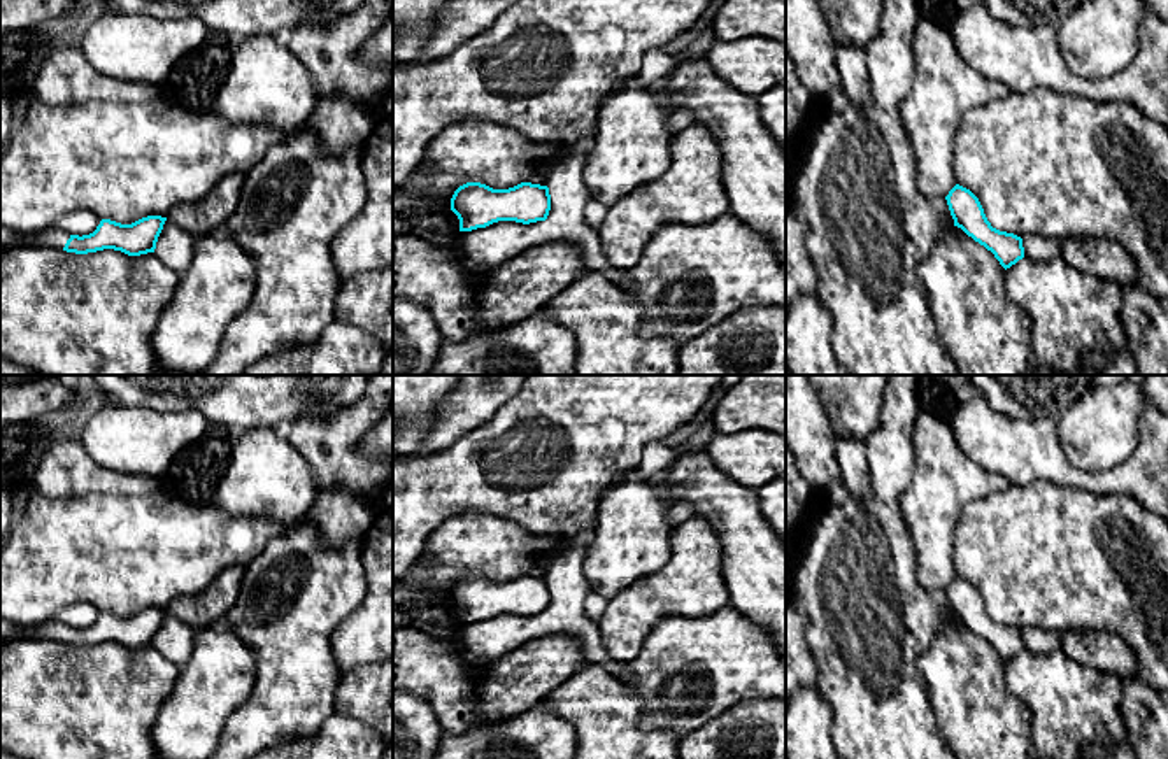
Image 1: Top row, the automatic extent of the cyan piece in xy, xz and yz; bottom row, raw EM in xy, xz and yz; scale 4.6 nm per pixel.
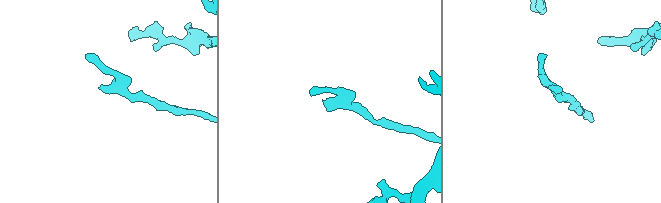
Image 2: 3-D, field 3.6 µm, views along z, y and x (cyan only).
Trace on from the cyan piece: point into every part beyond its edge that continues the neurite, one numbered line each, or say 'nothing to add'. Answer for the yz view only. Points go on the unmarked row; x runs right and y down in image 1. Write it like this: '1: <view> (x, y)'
nothing to add

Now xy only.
1: xy (51, 630)

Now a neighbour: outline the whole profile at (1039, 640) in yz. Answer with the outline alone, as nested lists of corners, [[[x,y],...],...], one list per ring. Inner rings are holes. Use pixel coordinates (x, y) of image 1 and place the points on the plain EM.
[[[1022,628],[1024,649],[1035,654],[1050,654],[1061,647],[1061,633],[1043,628]]]

